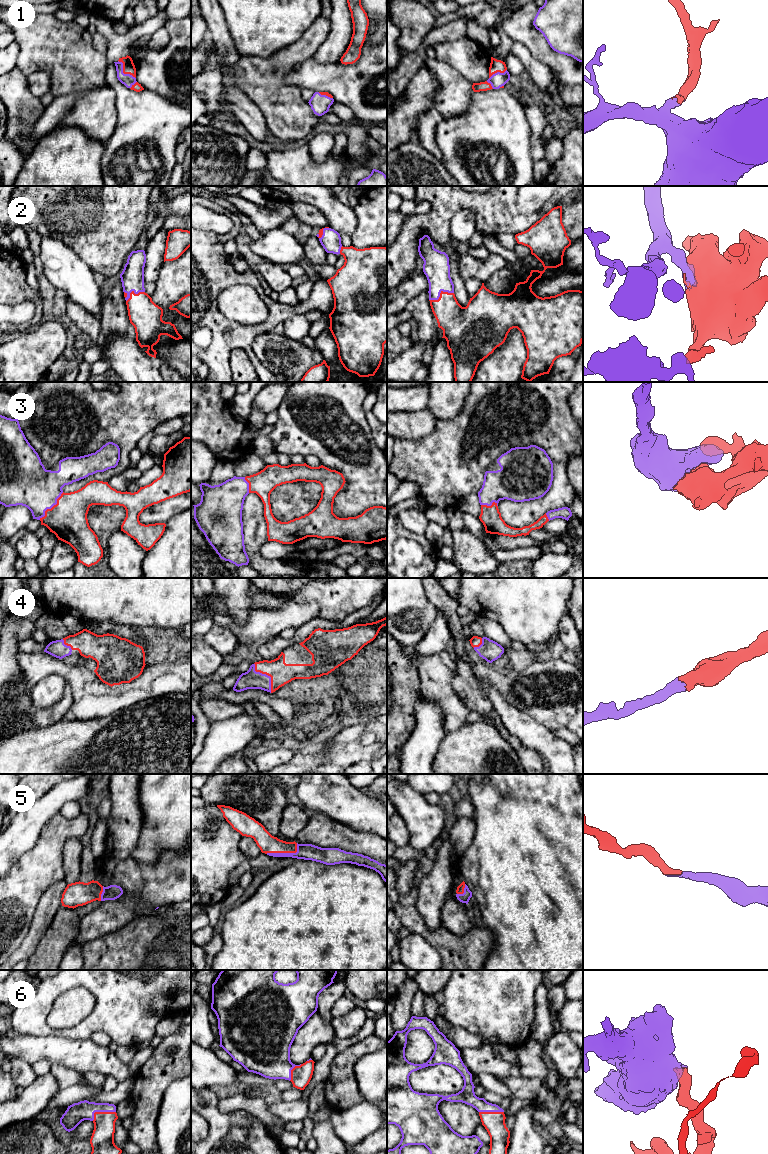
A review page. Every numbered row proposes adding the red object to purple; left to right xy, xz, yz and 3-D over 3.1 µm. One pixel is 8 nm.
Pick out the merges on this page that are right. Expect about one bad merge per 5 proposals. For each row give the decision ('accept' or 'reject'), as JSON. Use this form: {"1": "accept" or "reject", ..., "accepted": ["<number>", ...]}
{"1": "accept", "2": "accept", "3": "accept", "4": "accept", "5": "accept", "6": "accept", "accepted": ["1", "2", "3", "4", "5", "6"]}

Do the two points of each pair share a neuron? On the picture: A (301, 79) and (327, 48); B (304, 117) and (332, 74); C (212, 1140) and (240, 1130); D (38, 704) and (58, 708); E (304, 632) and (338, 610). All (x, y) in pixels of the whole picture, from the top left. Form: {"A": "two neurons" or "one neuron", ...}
{"A": "two neurons", "B": "two neurons", "C": "two neurons", "D": "two neurons", "E": "two neurons"}

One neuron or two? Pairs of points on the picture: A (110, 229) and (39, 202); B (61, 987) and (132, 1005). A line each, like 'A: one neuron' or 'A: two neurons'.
A: one neuron
B: one neuron

